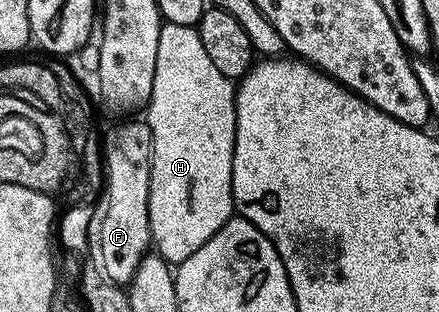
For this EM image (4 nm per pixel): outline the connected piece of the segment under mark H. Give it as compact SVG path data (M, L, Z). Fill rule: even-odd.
M163 23L160 42L156 46L156 70L148 105L148 123L152 130L154 149L150 159L148 190L148 222L150 239L157 255L177 266L192 258L216 230L224 227L235 215L232 194L232 154L236 142L235 81L228 79L208 58L197 27Z

